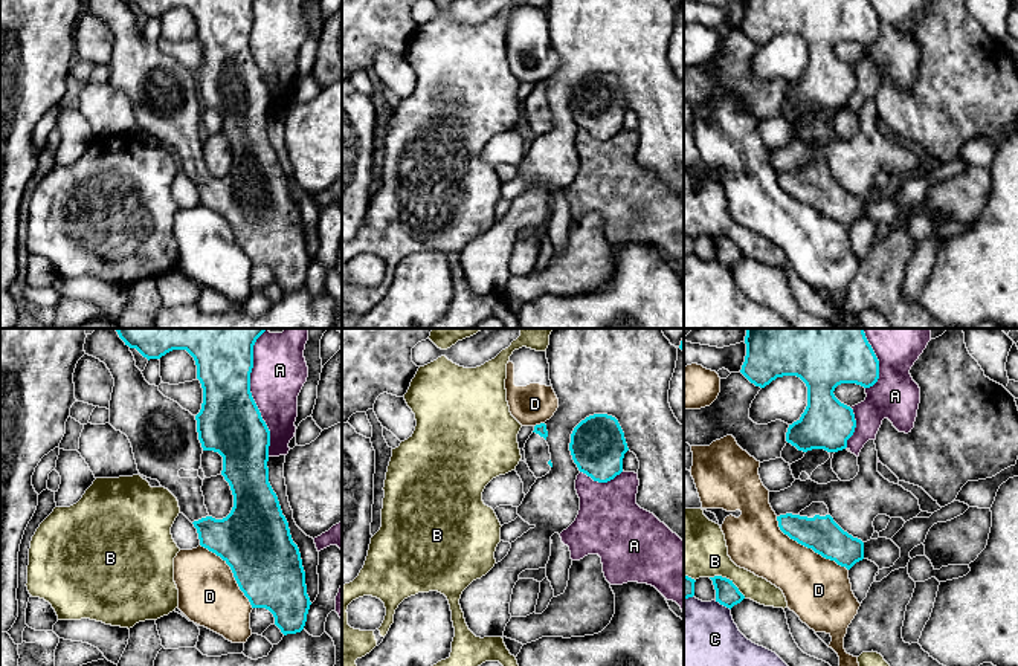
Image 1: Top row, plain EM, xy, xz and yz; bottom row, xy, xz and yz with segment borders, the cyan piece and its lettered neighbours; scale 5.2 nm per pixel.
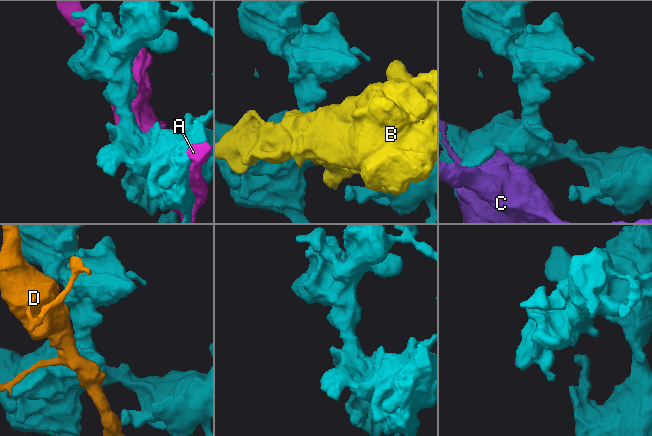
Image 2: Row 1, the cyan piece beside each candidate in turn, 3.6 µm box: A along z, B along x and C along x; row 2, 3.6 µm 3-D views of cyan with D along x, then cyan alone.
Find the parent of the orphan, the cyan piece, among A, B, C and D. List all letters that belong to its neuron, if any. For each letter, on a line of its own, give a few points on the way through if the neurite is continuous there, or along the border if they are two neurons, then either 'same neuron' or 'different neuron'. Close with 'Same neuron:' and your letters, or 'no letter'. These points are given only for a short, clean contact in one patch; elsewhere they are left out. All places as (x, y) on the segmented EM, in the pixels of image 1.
A: different neuron
B: different neuron
C: different neuron
D: different neuron
Same neuron: no letter

